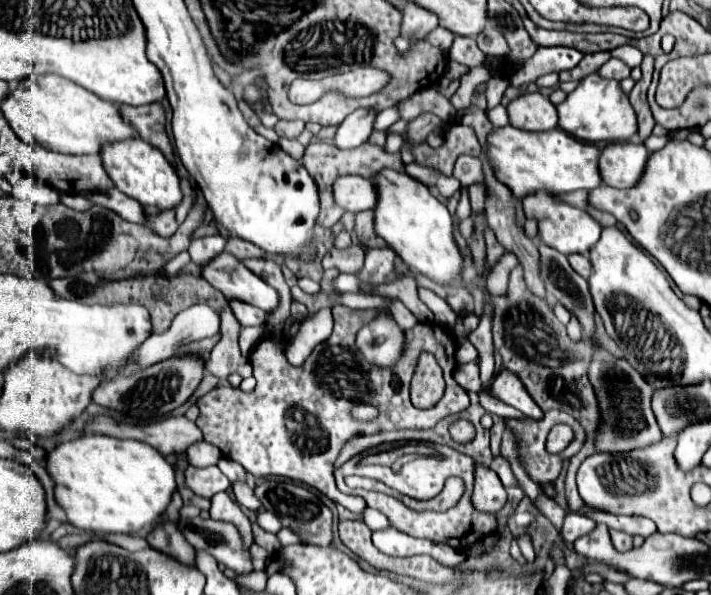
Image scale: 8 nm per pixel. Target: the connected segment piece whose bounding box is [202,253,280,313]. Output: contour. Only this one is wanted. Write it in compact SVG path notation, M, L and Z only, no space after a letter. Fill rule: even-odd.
M220 253L214 261L210 261L202 269L202 277L212 287L222 291L226 299L250 303L254 307L264 309L266 313L276 311L280 305L278 291L274 291L274 287L270 287L266 281L246 269L242 261L228 253Z

